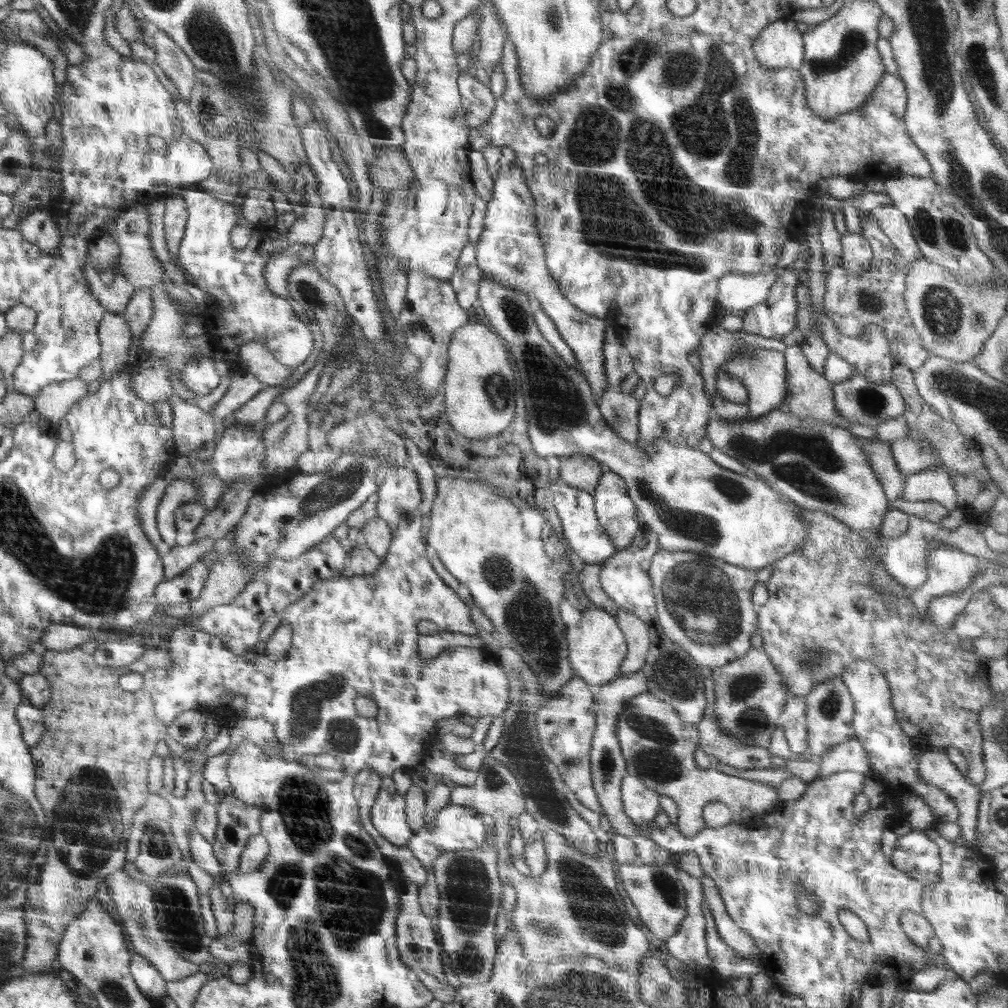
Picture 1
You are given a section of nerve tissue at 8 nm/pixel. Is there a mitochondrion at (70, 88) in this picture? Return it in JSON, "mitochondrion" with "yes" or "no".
{"mitochondrion":"no"}

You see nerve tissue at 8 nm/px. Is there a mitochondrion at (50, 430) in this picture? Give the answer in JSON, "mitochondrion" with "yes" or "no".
{"mitochondrion":"no"}

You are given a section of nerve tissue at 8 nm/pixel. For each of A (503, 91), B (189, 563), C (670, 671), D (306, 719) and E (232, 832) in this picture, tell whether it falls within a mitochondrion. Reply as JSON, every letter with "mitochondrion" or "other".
{"A":"other","B":"other","C":"mitochondrion","D":"mitochondrion","E":"mitochondrion"}

